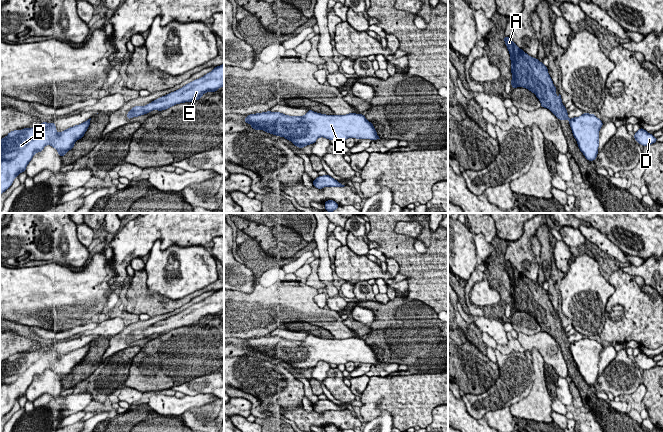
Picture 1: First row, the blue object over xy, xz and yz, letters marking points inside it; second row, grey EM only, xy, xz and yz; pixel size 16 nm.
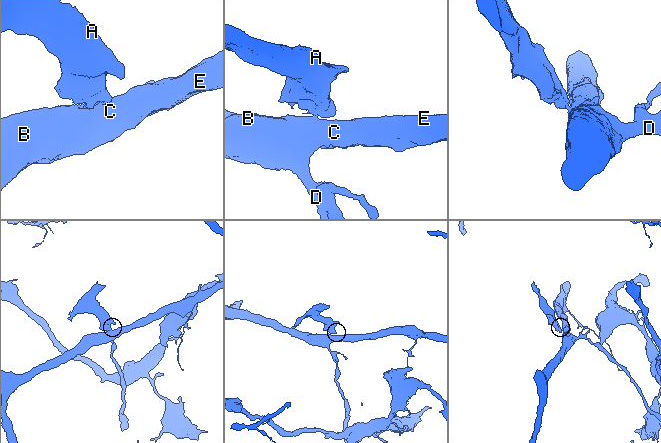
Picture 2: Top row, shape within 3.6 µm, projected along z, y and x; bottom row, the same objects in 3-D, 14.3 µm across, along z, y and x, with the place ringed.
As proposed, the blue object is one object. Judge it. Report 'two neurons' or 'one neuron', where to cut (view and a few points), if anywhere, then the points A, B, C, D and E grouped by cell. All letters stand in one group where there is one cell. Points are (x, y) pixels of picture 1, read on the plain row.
two neurons; cut yz (569, 343), (570, 347); groups A / B C D E

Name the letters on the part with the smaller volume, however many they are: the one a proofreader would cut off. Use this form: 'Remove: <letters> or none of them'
Remove: A

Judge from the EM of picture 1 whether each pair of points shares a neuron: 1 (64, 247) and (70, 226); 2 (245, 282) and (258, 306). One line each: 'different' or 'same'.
1: same
2: different

